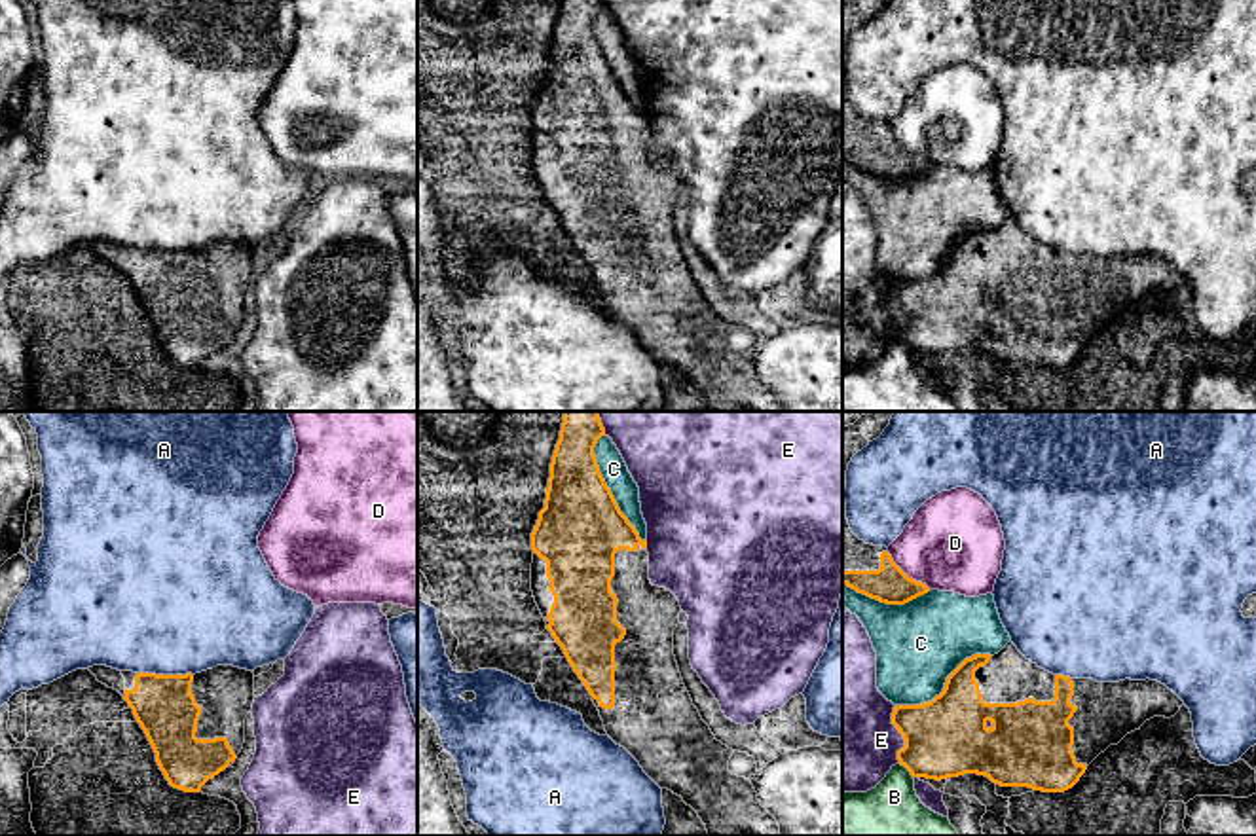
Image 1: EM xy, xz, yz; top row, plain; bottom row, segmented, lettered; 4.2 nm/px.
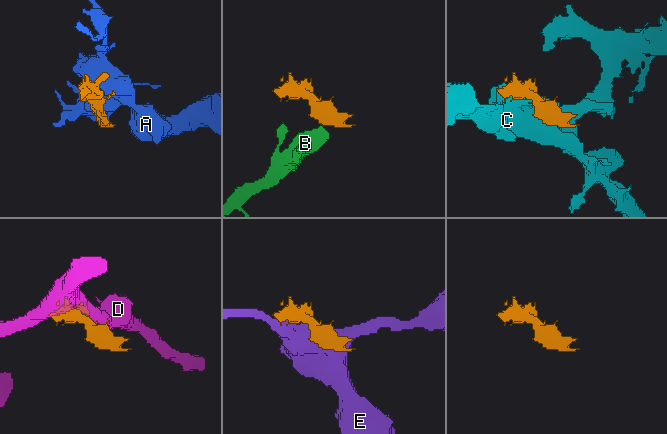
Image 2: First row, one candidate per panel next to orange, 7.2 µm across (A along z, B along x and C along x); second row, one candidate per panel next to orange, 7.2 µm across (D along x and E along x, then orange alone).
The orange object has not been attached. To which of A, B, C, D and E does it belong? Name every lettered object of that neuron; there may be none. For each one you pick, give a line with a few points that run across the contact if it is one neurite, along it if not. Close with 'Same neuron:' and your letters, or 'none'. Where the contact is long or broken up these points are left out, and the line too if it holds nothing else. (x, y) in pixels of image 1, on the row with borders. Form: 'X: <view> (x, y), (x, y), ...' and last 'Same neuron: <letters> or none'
Same neuron: none

